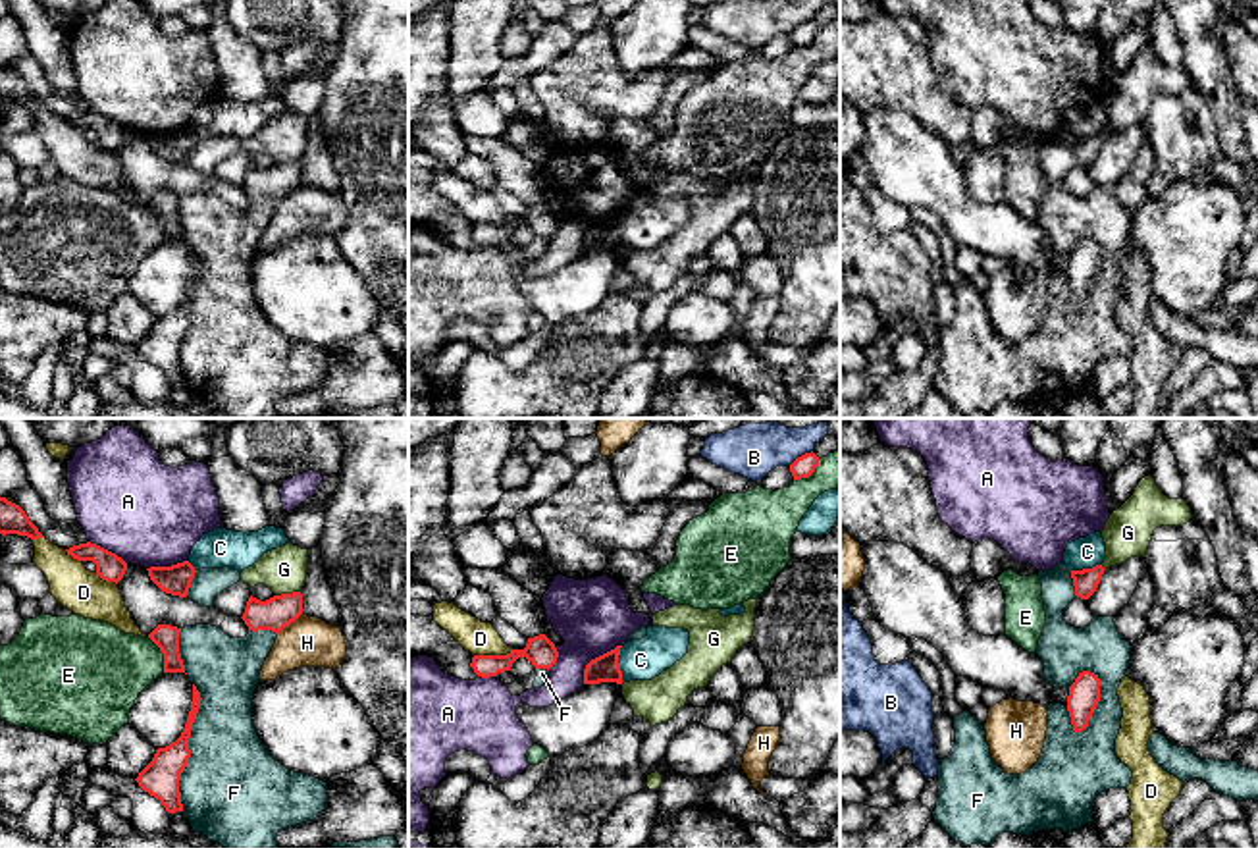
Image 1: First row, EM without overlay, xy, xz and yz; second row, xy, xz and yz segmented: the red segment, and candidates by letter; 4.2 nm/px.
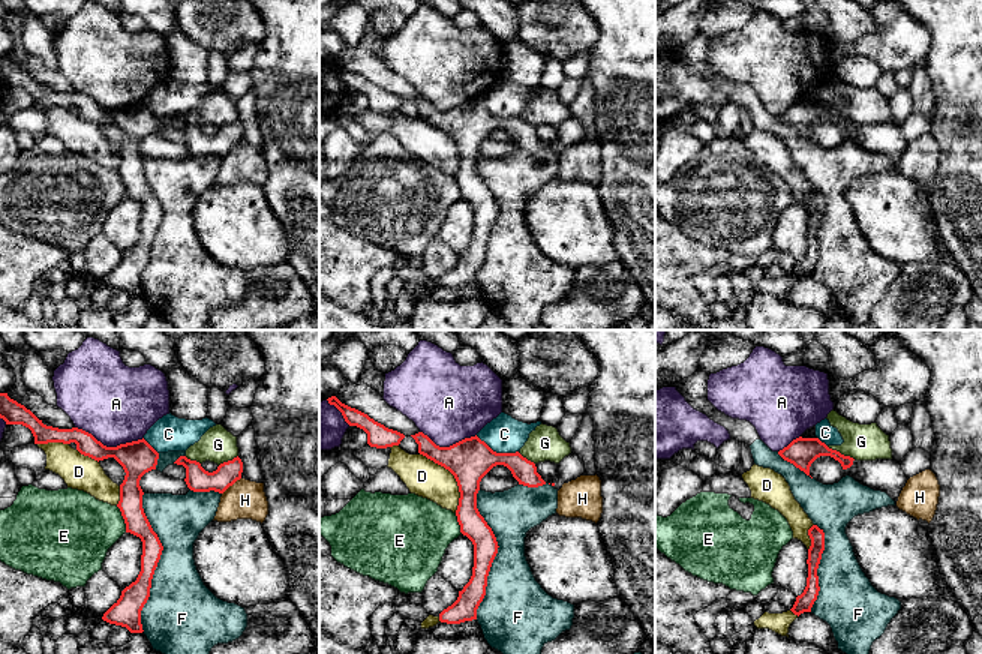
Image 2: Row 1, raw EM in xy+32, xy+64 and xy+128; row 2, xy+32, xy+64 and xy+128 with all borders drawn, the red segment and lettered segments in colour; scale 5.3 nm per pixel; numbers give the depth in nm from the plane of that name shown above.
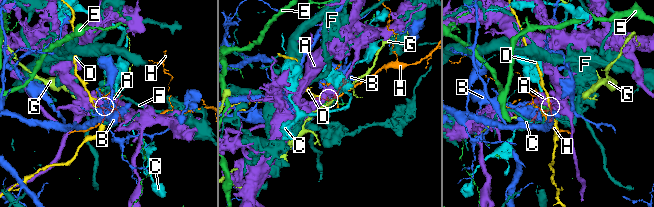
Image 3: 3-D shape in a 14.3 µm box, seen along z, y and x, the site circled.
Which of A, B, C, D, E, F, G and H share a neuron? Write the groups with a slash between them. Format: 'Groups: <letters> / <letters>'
Groups: A / B / C / D / E / F / G / H

